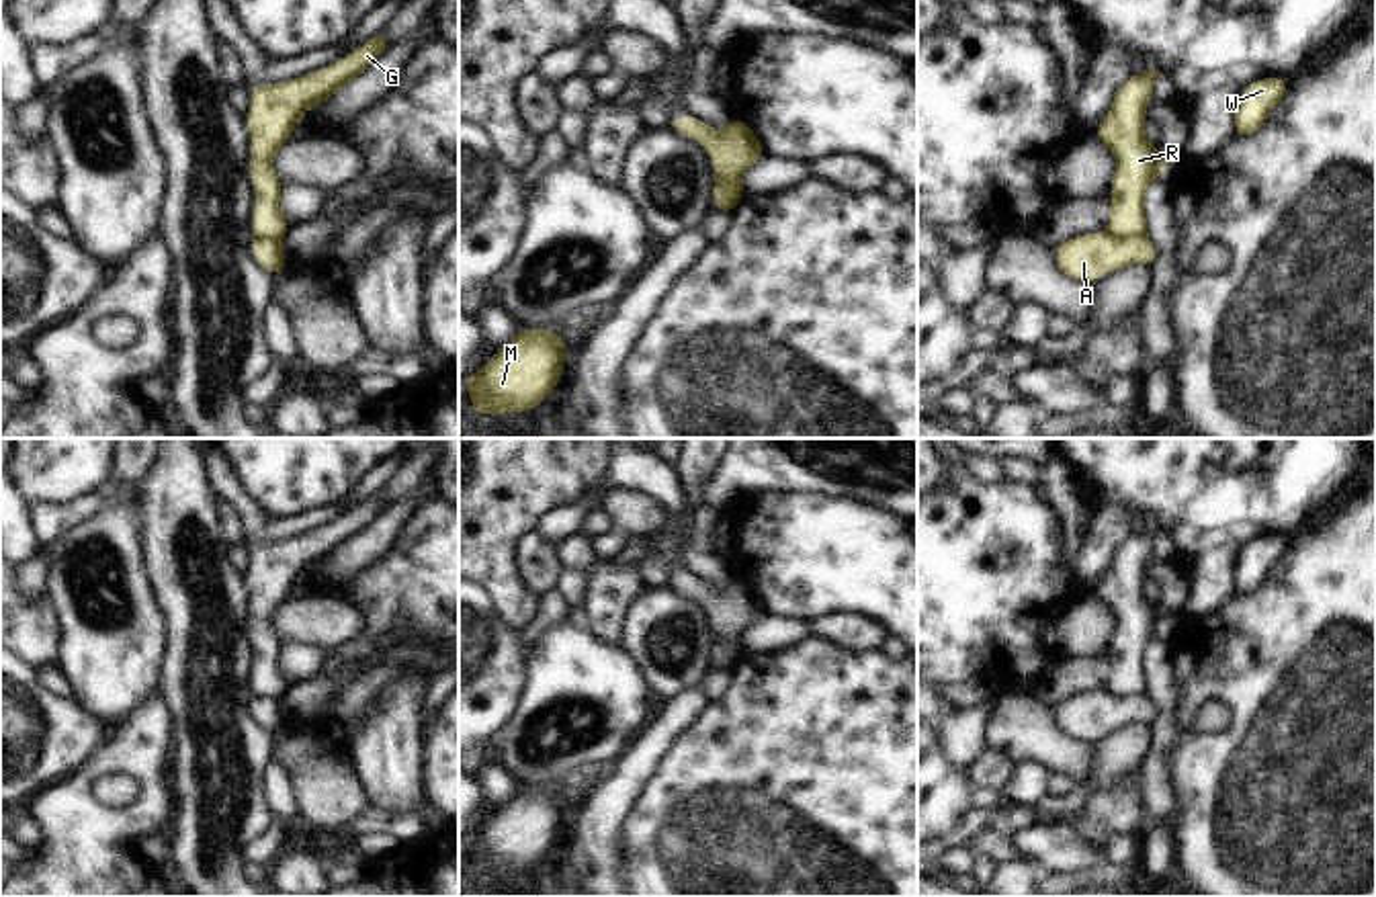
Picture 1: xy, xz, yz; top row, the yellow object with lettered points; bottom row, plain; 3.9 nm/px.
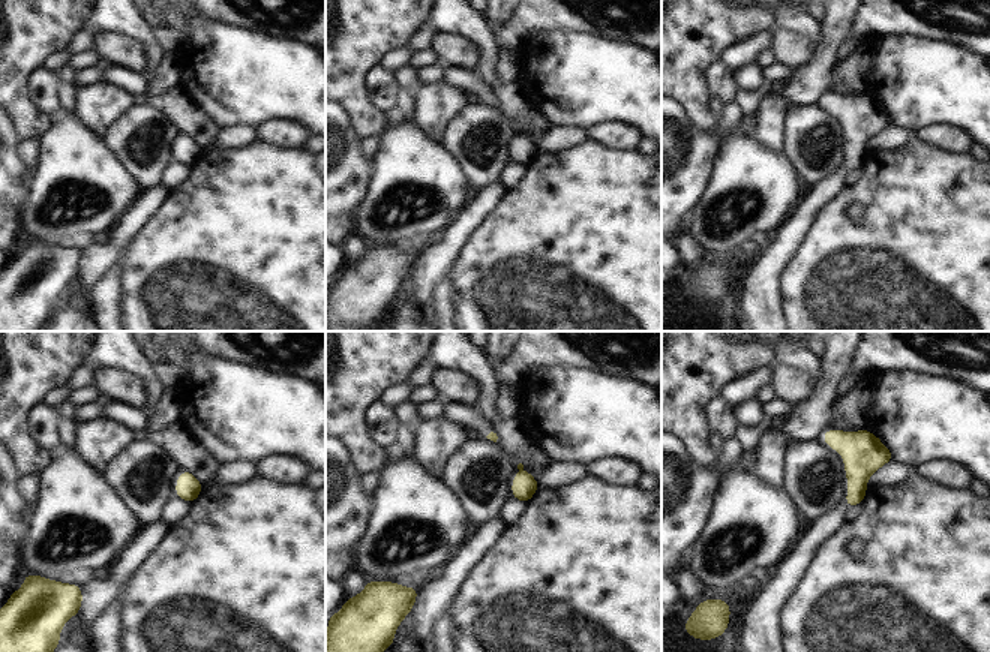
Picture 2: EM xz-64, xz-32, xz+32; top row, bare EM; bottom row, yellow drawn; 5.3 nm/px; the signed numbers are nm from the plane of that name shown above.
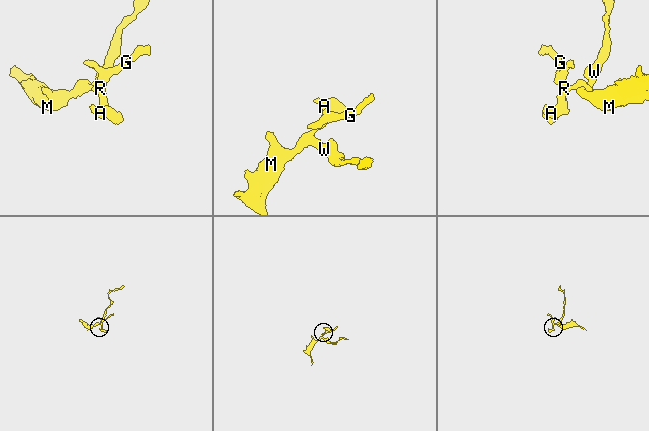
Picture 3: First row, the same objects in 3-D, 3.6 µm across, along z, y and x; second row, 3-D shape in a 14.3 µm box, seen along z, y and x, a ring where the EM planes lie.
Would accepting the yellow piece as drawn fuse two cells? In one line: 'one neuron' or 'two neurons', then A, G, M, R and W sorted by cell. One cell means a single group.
two neurons; groups A / G M R W

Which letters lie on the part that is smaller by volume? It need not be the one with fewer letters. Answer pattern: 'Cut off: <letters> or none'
Cut off: A

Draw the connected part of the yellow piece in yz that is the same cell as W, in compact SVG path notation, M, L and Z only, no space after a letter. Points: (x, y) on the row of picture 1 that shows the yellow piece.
M1259 78L1251 82L1237 100L1235 135L1243 139L1257 135L1288 88L1288 78Z

